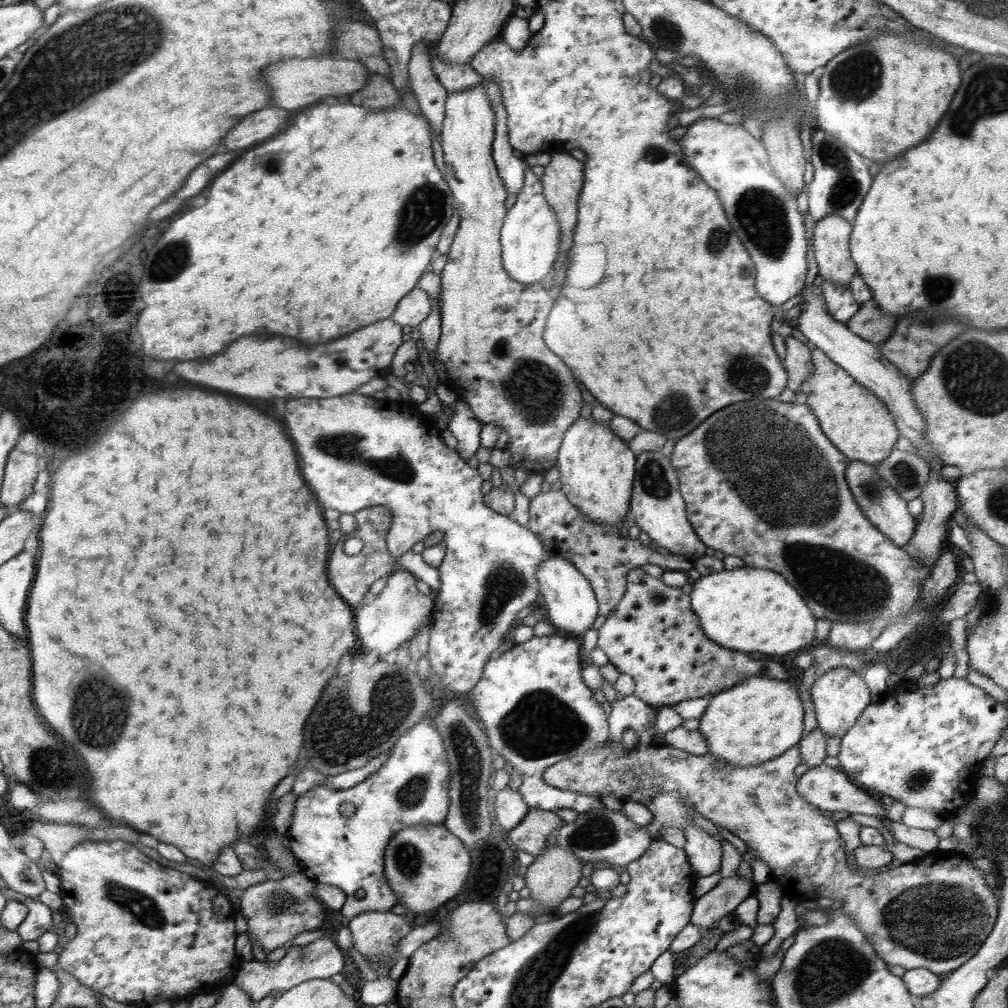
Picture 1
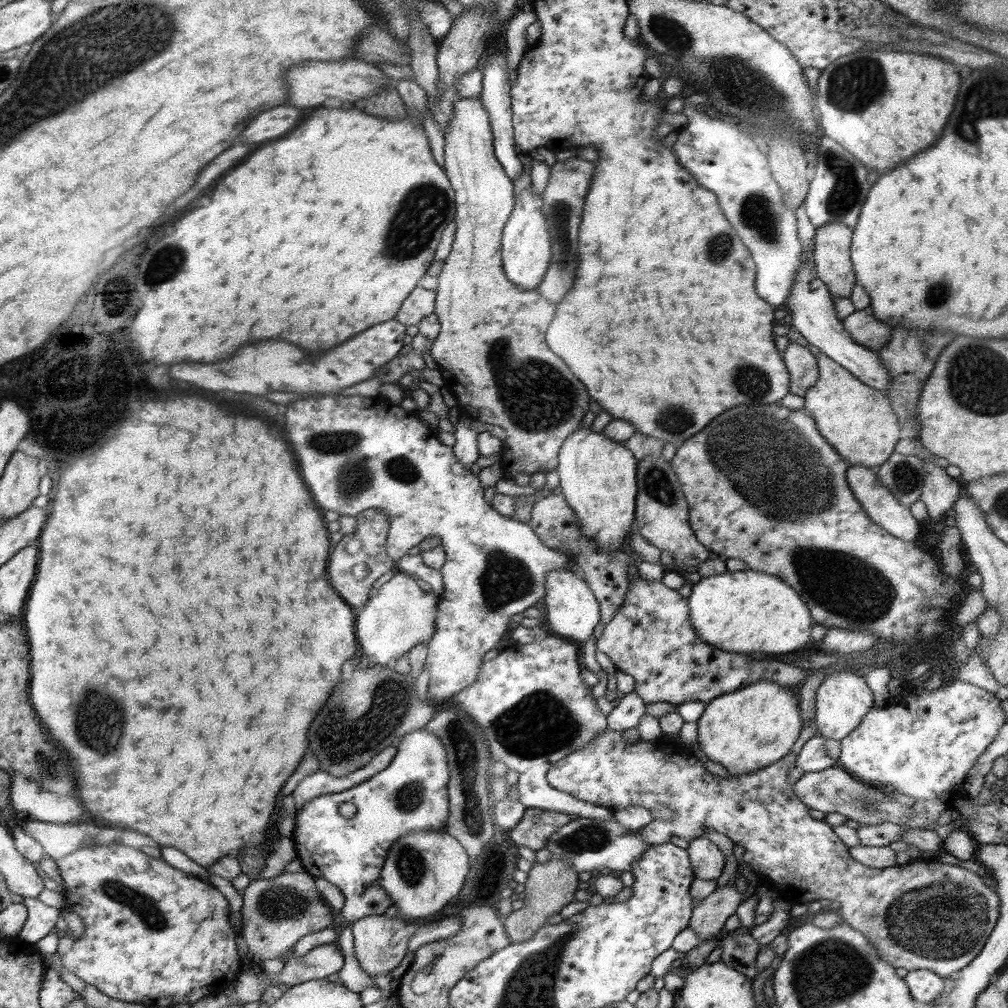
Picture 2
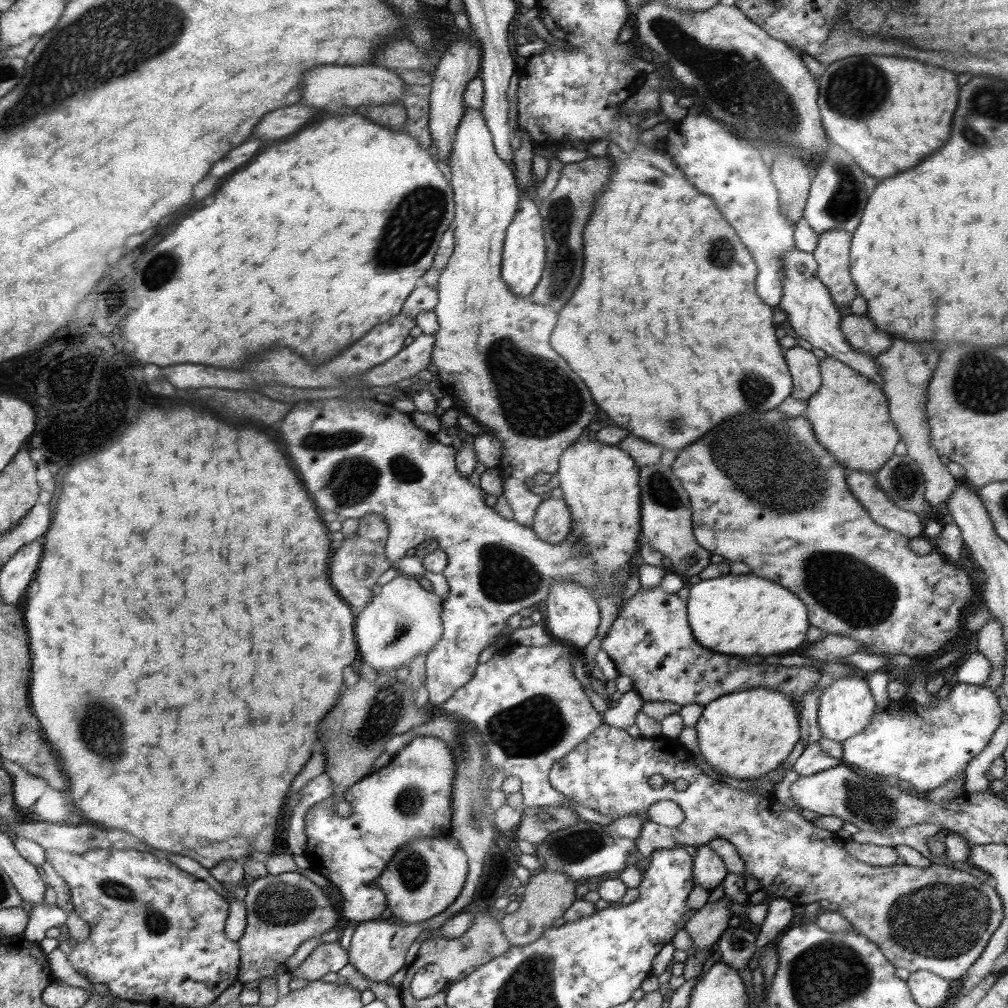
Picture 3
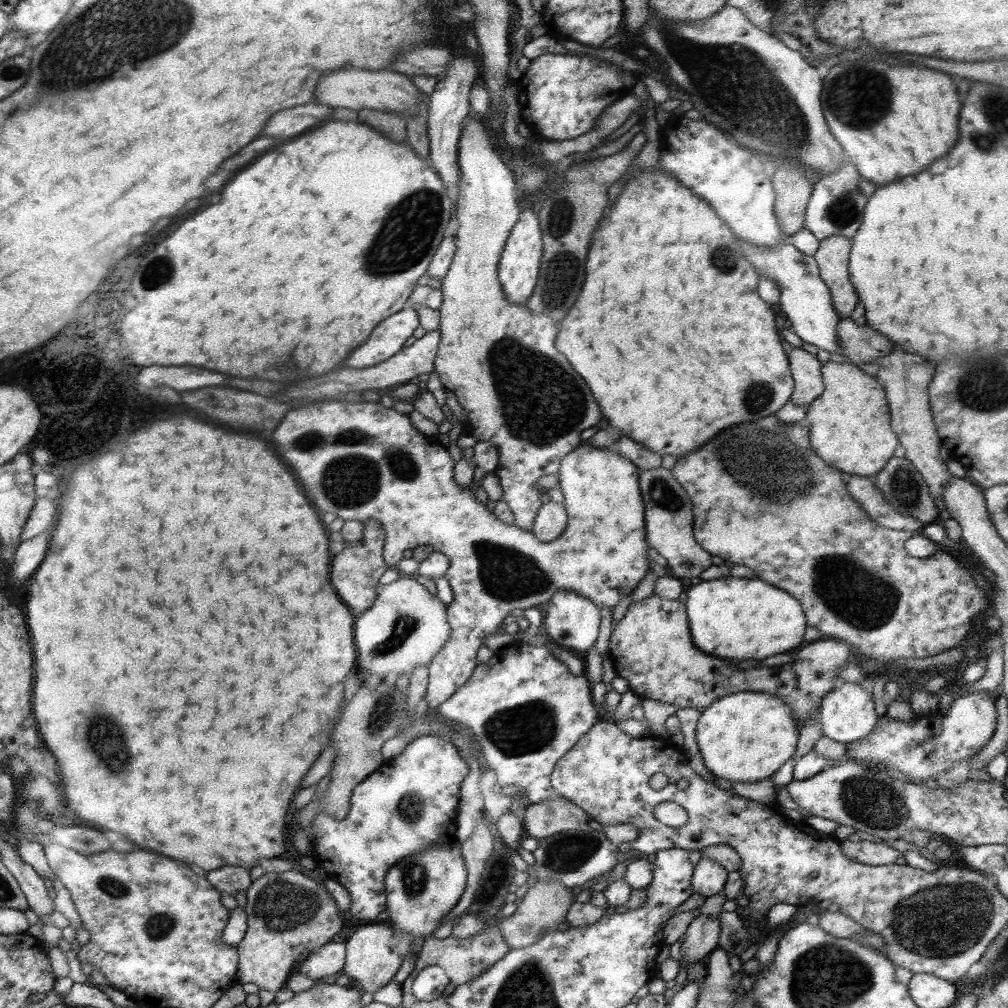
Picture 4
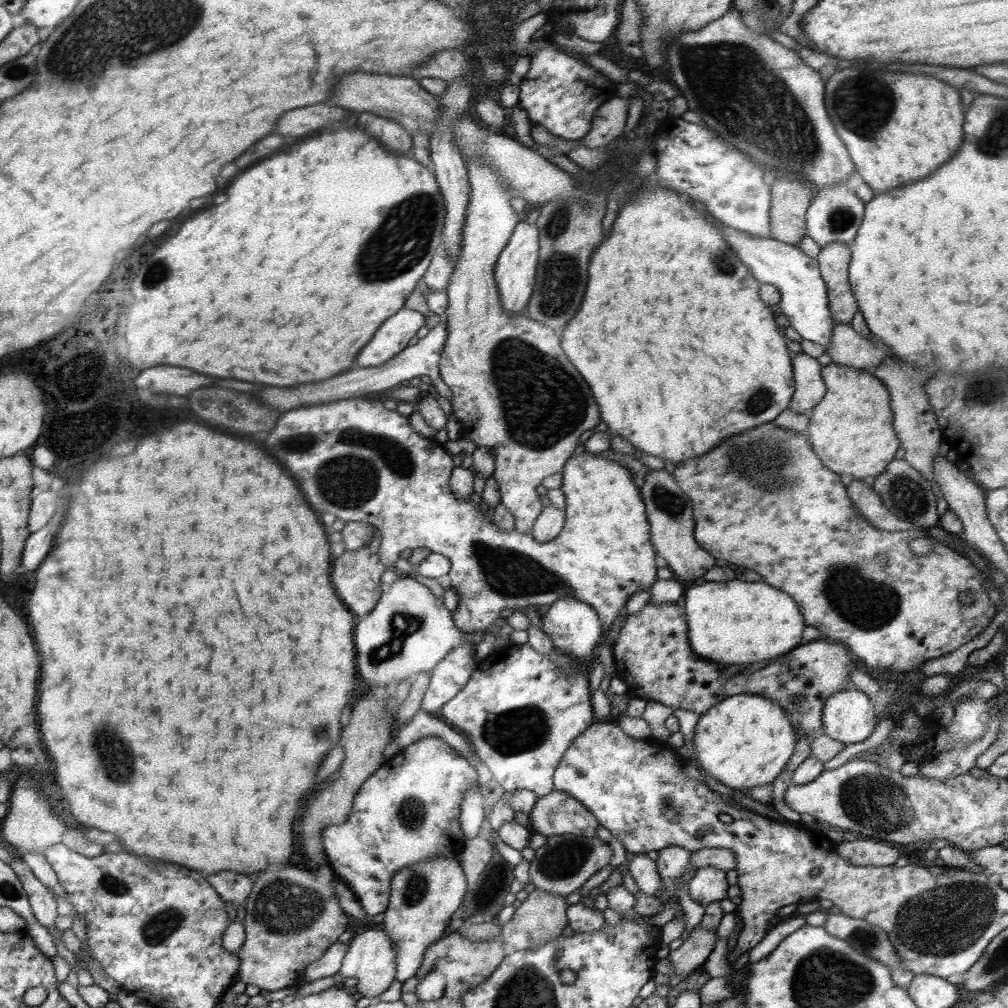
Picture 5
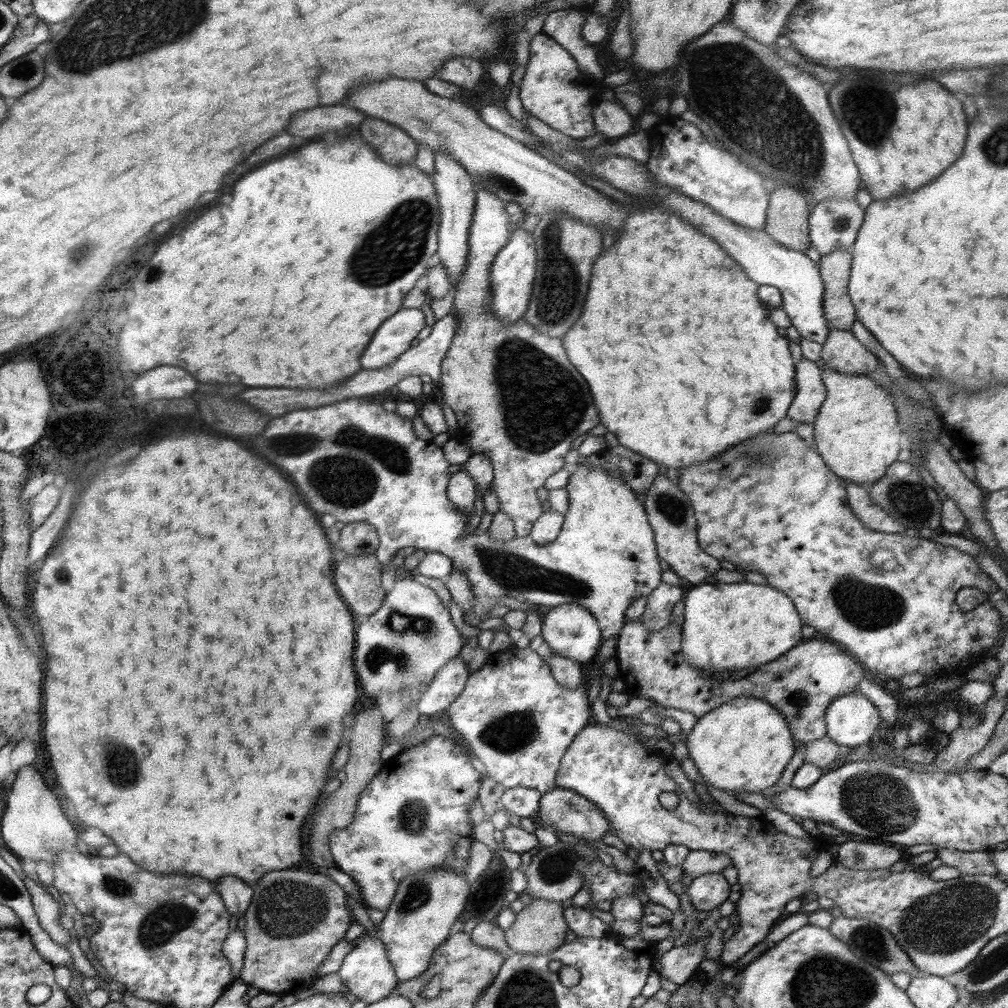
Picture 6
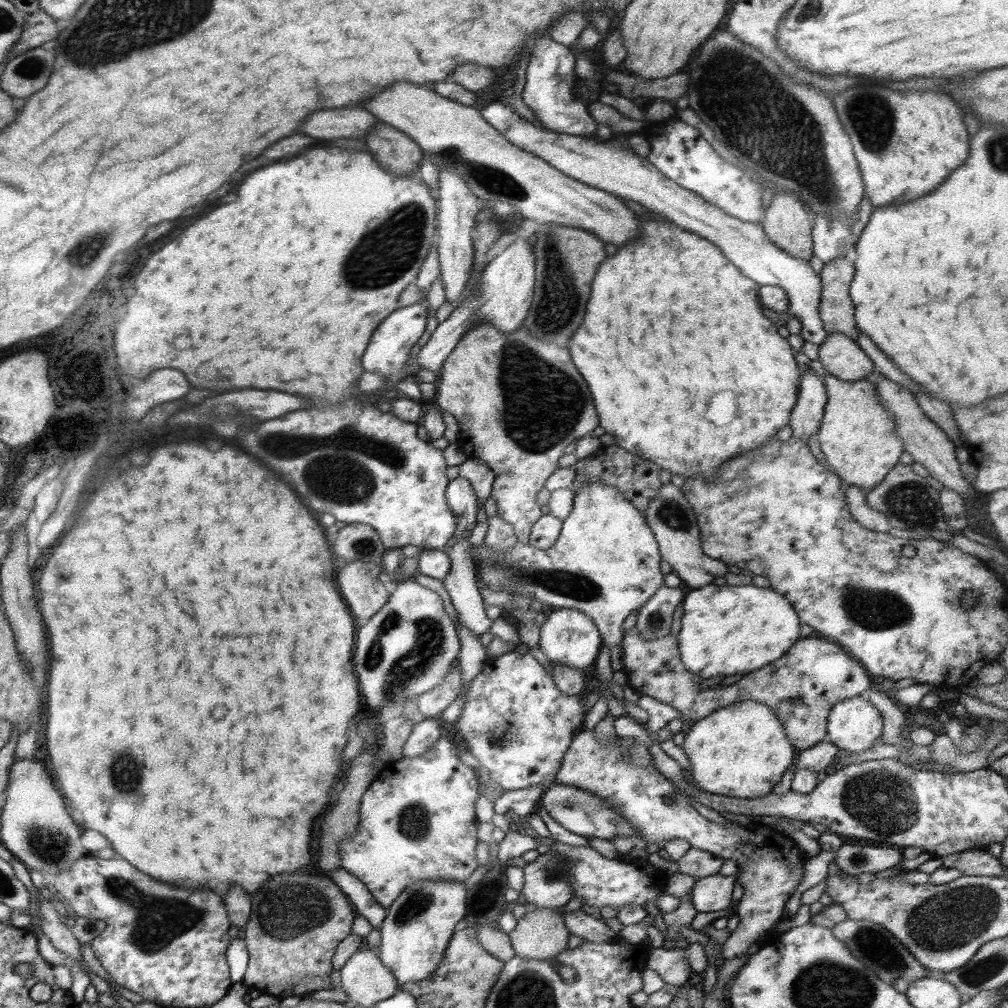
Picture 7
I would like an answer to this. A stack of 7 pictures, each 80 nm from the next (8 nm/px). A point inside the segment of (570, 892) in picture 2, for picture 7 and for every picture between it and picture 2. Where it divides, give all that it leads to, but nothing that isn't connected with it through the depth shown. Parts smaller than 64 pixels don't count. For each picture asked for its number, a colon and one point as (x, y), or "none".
3: (548, 896)
4: (545, 905)
5: (541, 917)
6: (540, 928)
7: (542, 934)

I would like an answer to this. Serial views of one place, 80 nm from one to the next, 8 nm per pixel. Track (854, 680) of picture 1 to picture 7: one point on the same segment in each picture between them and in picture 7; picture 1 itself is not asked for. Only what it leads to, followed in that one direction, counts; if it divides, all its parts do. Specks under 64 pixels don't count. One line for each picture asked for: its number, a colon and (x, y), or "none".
2: (843, 699)
3: (846, 706)
4: (847, 713)
5: (848, 716)
6: (851, 720)
7: (855, 724)

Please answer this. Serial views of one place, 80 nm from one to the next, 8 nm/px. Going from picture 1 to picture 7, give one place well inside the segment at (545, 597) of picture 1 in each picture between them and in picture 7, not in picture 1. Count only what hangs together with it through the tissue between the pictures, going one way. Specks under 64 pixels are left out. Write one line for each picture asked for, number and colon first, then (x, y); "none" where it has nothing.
2: (572, 611)
3: (572, 614)
4: (571, 620)
5: (574, 627)
6: (571, 631)
7: (570, 637)

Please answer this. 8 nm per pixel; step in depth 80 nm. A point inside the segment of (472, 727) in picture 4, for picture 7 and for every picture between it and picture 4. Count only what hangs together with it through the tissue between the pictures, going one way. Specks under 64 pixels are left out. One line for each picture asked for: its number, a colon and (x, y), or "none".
5: (520, 712)
6: (517, 720)
7: (517, 724)

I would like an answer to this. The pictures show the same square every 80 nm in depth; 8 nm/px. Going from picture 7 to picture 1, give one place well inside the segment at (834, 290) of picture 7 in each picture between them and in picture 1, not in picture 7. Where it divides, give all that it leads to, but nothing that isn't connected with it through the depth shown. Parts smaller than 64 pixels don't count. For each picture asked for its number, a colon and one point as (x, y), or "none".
1: (832, 233)
2: (831, 253)
3: (832, 252)
4: (832, 257)
5: (834, 259)
6: (839, 311)

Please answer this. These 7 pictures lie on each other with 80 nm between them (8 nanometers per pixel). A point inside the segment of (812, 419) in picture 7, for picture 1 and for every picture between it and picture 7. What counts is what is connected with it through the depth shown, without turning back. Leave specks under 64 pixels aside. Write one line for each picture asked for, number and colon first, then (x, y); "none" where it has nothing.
1: (798, 363)
2: (802, 366)
3: (803, 365)
4: (806, 368)
5: (809, 386)
6: (811, 392)

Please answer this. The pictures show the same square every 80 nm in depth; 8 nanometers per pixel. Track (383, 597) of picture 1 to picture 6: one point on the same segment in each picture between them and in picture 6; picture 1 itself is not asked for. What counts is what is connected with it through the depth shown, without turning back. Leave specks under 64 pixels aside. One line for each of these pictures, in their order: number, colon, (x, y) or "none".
2: (401, 616)
3: (404, 620)
4: (406, 627)
5: (409, 611)
6: (404, 644)

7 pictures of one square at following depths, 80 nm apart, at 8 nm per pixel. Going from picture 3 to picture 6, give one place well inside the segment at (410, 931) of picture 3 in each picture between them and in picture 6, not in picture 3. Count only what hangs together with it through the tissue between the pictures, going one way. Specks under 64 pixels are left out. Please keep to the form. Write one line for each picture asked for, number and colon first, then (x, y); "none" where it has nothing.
4: (373, 954)
5: (369, 966)
6: (366, 972)

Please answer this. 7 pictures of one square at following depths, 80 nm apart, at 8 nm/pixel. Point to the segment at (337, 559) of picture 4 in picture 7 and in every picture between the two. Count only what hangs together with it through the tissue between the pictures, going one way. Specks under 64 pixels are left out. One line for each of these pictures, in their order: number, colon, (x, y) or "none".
5: (356, 575)
6: (357, 578)
7: (364, 593)

